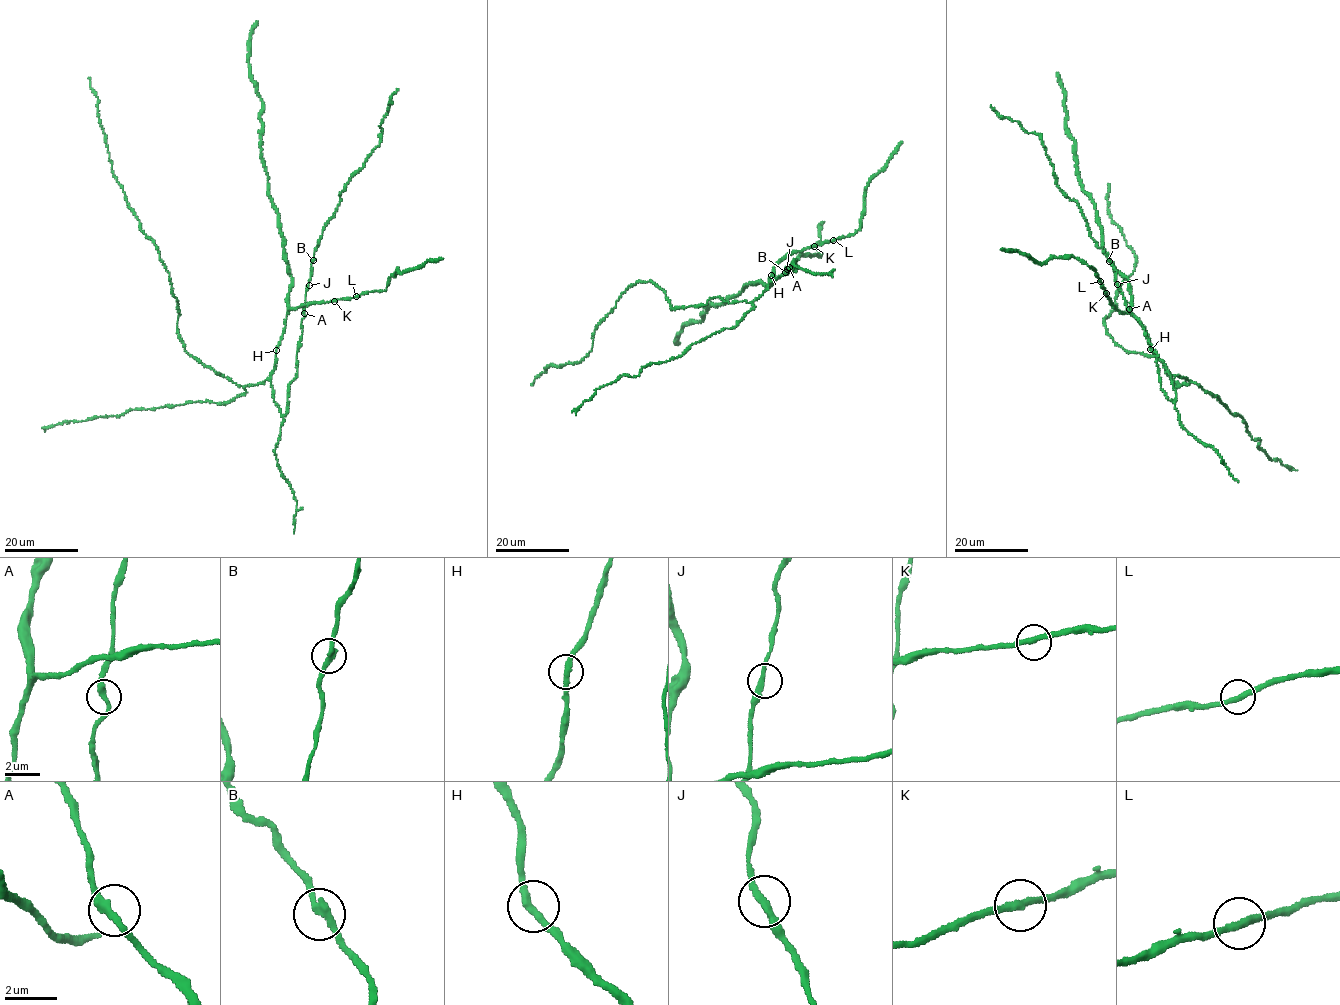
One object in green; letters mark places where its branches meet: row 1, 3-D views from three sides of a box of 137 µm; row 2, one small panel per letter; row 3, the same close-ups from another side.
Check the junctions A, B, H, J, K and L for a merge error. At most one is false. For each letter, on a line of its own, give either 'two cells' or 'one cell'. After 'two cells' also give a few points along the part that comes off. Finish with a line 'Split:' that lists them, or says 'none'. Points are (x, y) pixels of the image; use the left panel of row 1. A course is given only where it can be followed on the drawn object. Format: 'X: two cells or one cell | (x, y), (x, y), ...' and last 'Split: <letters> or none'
A: one cell
B: one cell
H: one cell
J: one cell
K: one cell
L: one cell
Split: none

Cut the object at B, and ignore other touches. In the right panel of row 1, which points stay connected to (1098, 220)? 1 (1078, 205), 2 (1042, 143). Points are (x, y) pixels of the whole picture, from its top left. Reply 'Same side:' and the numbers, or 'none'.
Same side: none

